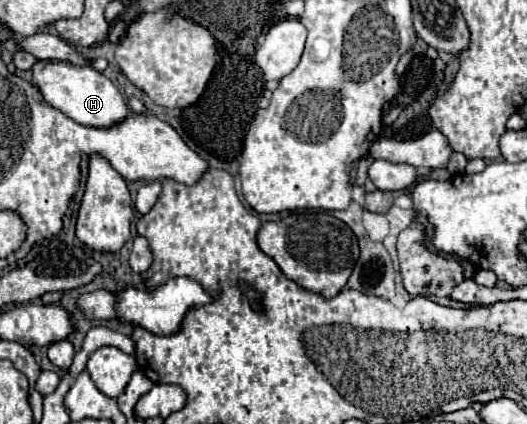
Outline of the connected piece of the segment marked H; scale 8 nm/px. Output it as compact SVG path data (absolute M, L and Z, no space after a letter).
M37 61L31 67L33 83L41 91L45 103L65 113L69 119L89 127L111 127L129 115L123 95L117 87L93 67L81 67L69 61Z

